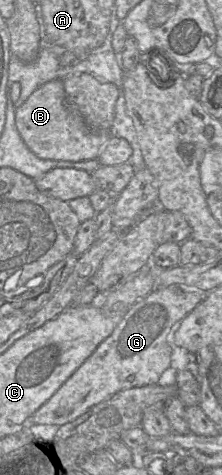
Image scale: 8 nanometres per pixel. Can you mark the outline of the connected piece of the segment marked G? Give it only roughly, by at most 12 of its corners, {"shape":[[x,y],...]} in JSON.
{"shape":[[156,288],[33,414],[62,426],[157,384],[203,300]]}

